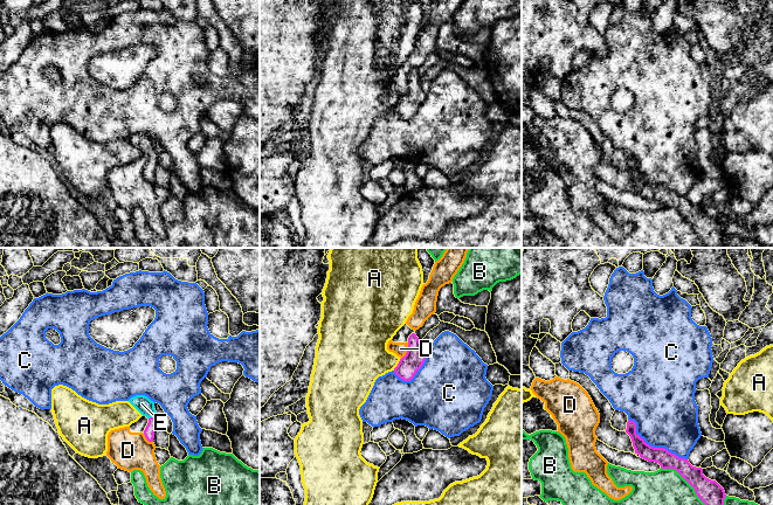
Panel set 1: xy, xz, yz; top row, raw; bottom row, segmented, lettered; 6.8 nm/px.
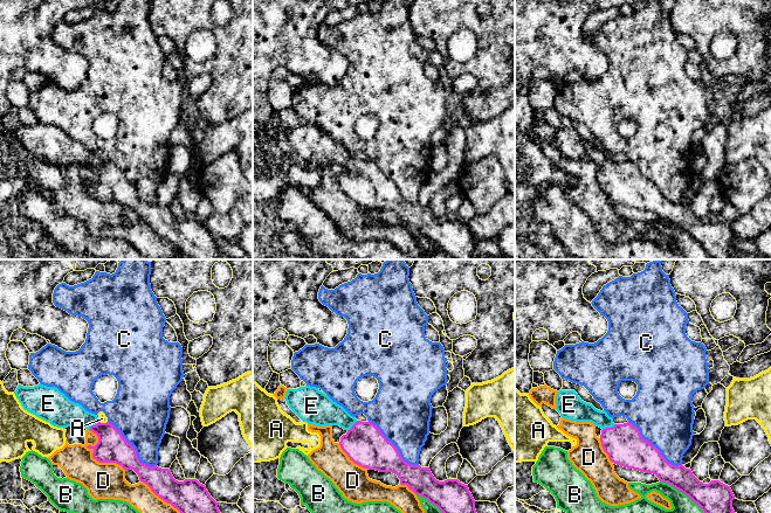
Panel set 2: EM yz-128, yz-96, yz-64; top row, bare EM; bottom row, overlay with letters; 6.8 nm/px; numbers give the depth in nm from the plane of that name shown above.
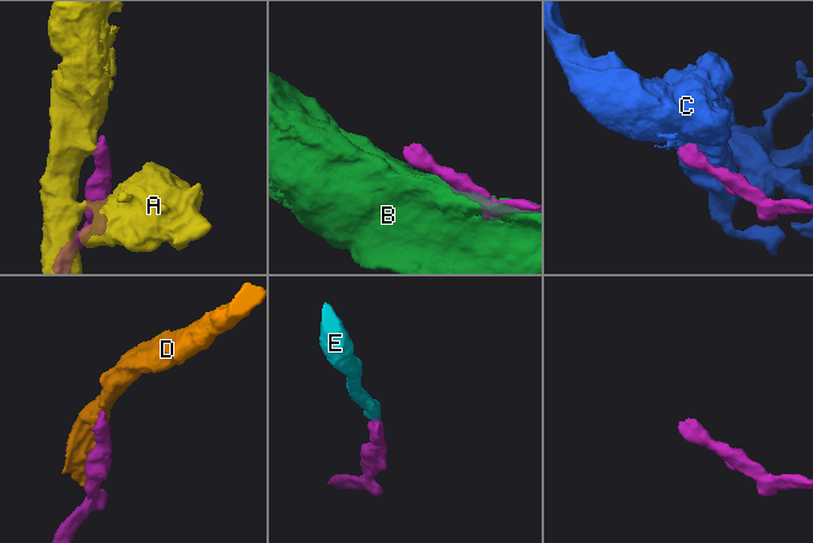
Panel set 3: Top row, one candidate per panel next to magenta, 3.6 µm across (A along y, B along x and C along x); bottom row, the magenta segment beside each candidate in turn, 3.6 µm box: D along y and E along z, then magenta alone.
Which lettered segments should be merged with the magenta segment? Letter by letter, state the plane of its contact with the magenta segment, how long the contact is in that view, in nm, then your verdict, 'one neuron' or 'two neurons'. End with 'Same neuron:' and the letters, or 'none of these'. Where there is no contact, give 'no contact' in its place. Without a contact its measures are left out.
A: xz | 110 nm | two neurons
B: yz | 460 nm | two neurons
C: yz | 500 nm | two neurons
D: xz | 120 nm | two neurons
E: xy | 70 nm | one neuron
Same neuron: E

